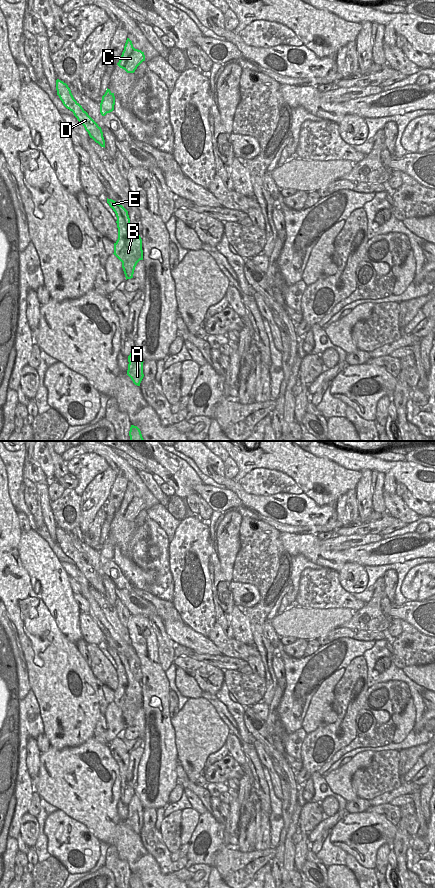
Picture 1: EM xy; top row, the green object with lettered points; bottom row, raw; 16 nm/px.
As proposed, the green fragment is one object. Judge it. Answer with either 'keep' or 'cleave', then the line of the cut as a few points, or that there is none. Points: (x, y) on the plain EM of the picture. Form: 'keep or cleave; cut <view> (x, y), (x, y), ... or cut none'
cleave; cut xy (101, 577), (95, 586), (91, 585)

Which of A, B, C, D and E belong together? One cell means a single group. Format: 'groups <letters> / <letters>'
groups A B C E / D

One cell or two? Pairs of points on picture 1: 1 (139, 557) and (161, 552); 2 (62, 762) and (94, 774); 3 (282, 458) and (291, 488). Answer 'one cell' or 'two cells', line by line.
1: one cell
2: one cell
3: two cells

